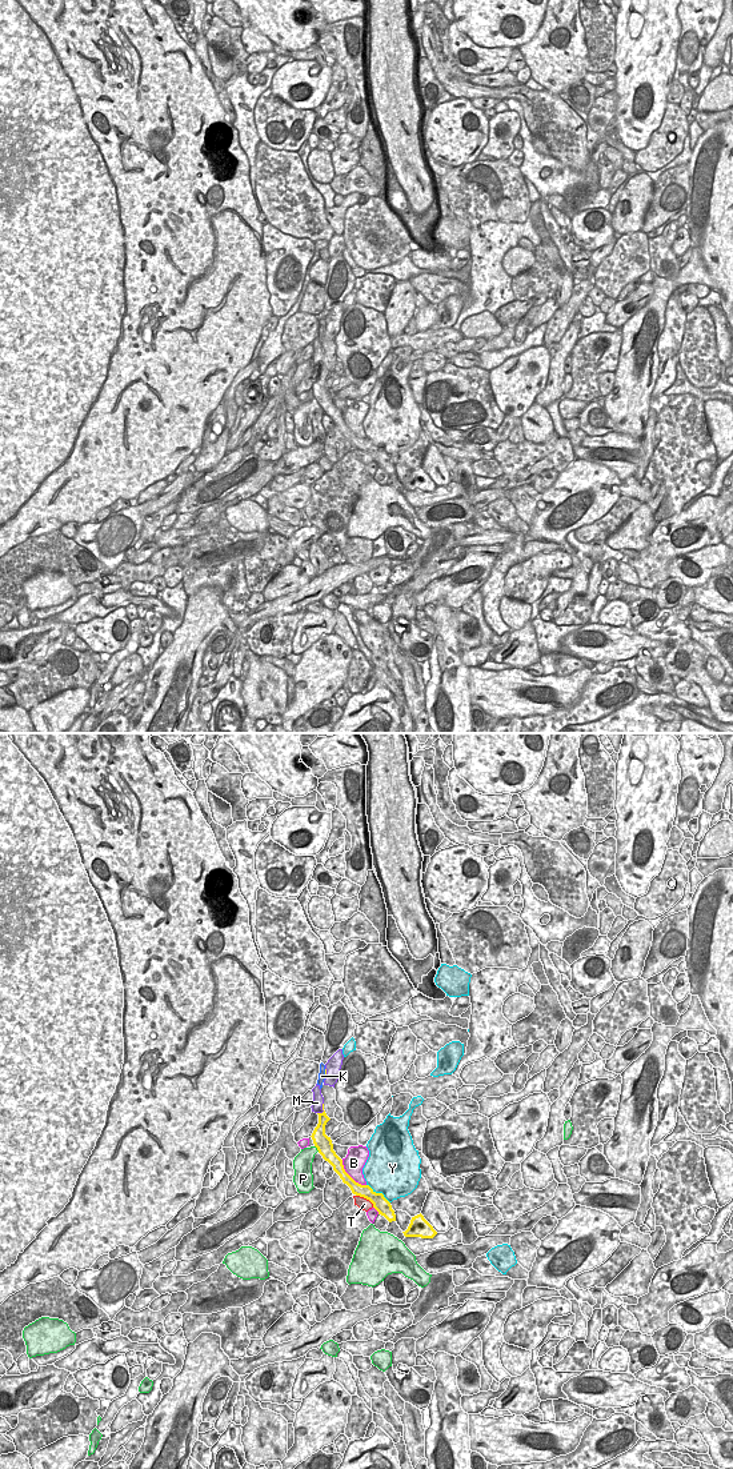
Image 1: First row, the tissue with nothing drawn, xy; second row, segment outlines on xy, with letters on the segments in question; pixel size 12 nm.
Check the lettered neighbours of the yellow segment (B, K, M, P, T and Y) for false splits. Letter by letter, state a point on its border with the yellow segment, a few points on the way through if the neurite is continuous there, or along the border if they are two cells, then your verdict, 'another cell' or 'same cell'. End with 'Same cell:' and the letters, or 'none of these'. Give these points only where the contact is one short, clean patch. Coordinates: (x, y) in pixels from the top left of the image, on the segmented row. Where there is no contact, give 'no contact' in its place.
B: contact xy (349, 1176); another cell
K: contact xy (325, 1073); way xy (325, 1069), (325, 1073), (321, 1076); same cell
M: contact xy (323, 1109); another cell
P: contact xy (316, 1147); another cell
T: contact xy (365, 1197); another cell
Y: contact xy (379, 1193); border xy (367, 1184), (376, 1192), (380, 1192), (389, 1203); another cell
Same cell: K

